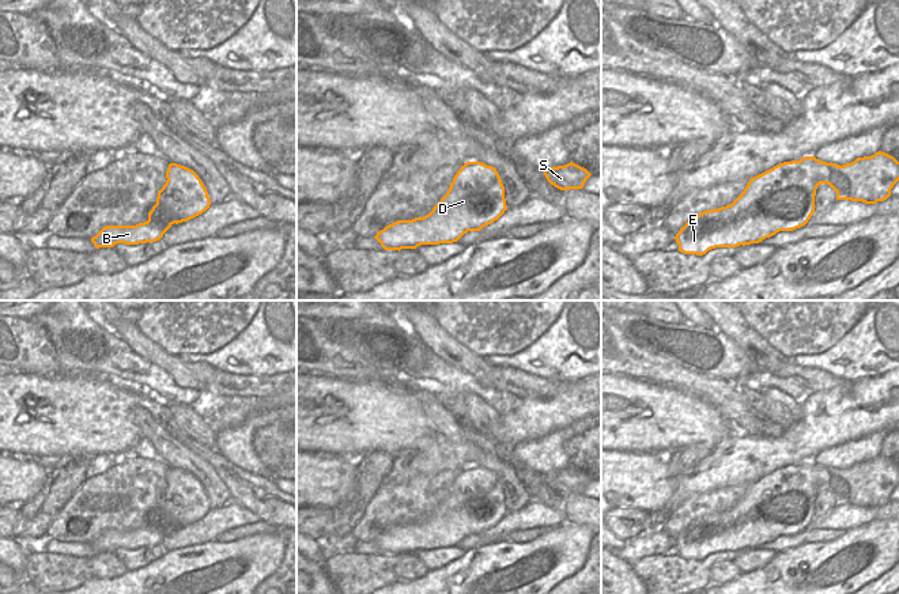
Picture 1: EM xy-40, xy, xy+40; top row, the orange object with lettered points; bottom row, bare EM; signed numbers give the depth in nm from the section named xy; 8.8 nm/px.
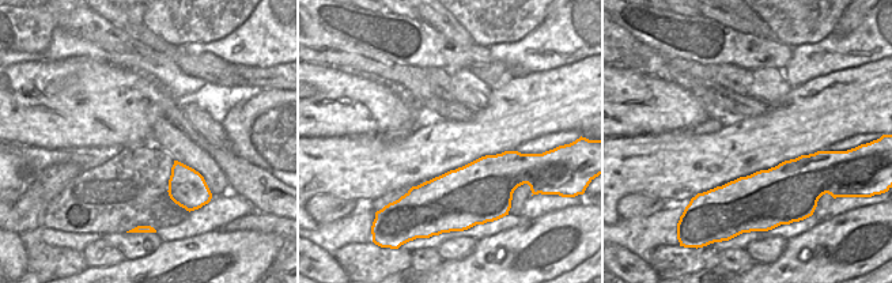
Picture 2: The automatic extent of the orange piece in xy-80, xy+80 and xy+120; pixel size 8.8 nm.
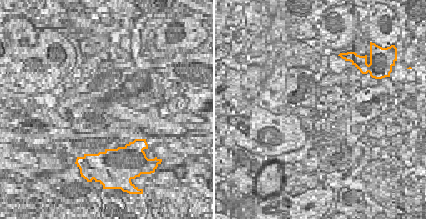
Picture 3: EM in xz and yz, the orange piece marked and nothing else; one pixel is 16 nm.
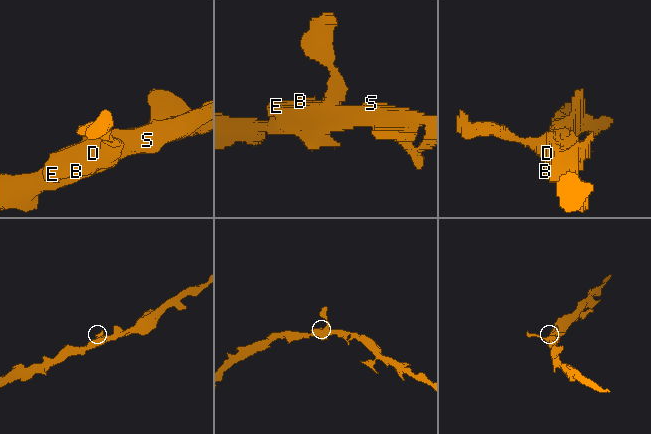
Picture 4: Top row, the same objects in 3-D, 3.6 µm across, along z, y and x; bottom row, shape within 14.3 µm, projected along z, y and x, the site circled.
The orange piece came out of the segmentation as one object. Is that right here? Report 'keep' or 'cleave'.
keep

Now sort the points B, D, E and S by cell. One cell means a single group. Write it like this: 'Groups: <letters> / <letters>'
Groups: B D E S.

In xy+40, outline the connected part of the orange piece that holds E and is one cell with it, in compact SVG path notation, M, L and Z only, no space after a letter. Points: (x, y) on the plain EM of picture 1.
M881 455L843 470L821 466L815 461L783 466L751 483L744 496L730 510L694 521L680 533L675 544L679 556L696 560L715 552L759 548L779 536L793 536L805 530L815 518L815 500L820 488L830 489L836 496L836 504L876 508L891 500L891 493L898 485L899 466Z

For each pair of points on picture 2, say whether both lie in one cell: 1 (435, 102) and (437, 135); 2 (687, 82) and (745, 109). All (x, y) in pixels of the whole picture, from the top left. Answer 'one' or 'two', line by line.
1: two
2: one

